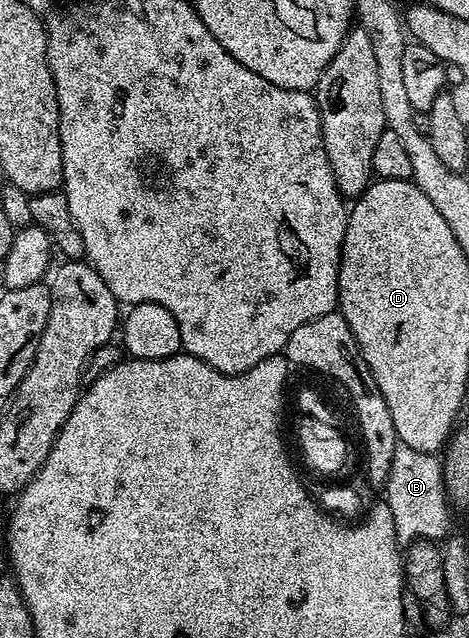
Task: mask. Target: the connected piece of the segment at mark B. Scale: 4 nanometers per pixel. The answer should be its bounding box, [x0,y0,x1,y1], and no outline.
[384,443,452,545]

